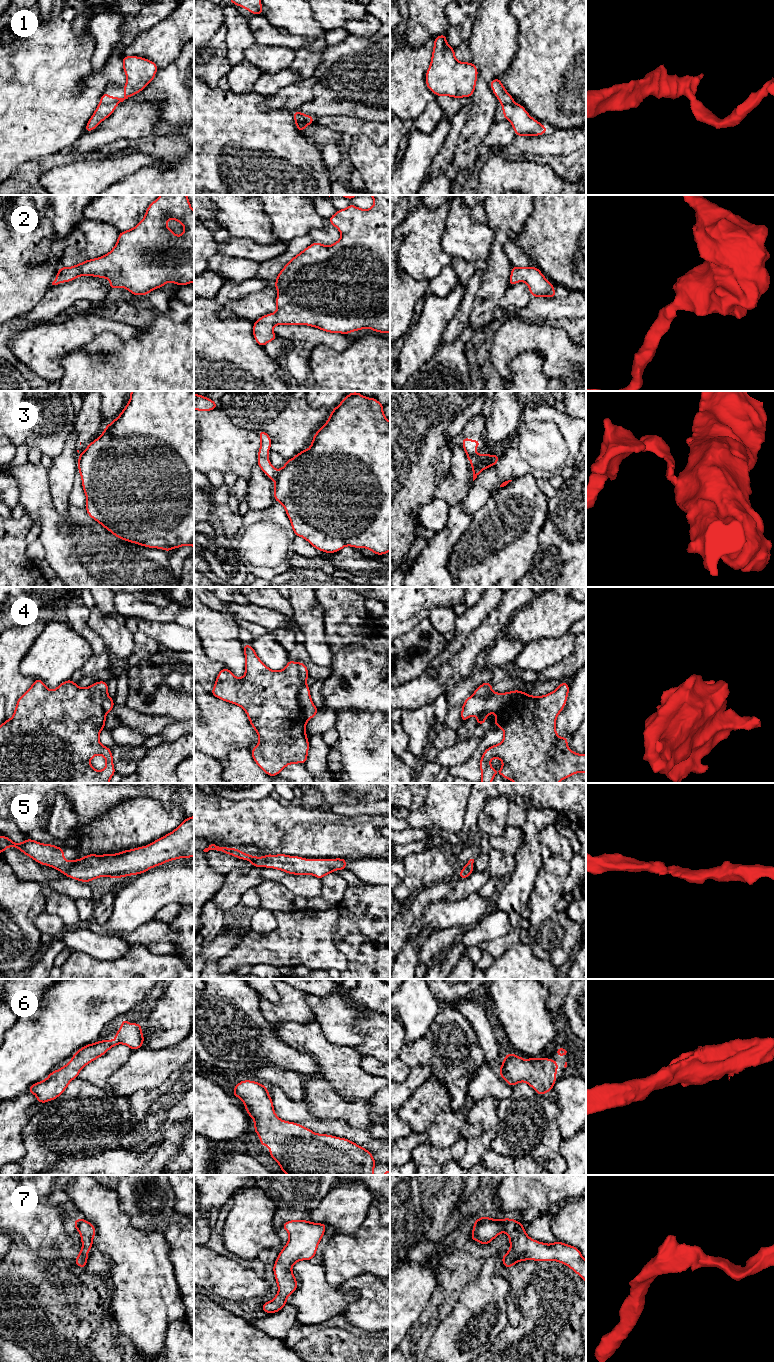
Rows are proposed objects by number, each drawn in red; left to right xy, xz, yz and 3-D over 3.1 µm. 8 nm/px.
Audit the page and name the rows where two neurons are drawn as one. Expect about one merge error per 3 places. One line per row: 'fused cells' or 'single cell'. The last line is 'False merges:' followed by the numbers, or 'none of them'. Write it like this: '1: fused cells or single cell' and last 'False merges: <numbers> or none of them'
1: fused cells
2: single cell
3: fused cells
4: fused cells
5: single cell
6: single cell
7: single cell
False merges: 1, 3, 4

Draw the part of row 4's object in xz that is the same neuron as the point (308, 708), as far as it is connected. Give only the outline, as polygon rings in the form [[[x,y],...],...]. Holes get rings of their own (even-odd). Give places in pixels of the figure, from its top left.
[[[298,662],[297,665],[300,678],[303,681],[303,685],[300,687],[298,695],[299,705],[304,717],[308,721],[318,713],[319,709],[315,707],[311,699],[309,686],[306,684],[306,680],[309,677],[307,666],[303,662]]]

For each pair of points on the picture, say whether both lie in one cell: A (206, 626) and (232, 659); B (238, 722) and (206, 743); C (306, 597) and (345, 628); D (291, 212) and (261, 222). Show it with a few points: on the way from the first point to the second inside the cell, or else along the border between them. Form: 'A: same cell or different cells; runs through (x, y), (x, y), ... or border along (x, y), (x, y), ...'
A: same cell; runs through (214, 634), (229, 651)
B: same cell; runs through (230, 722), (214, 735)
C: different cells; border along (315, 597), (324, 609), (325, 636)
D: different cells; border along (262, 205), (271, 230), (280, 239)

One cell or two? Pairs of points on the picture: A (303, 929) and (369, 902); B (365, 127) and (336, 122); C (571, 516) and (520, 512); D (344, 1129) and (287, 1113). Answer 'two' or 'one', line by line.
A: two
B: one
C: two
D: one

